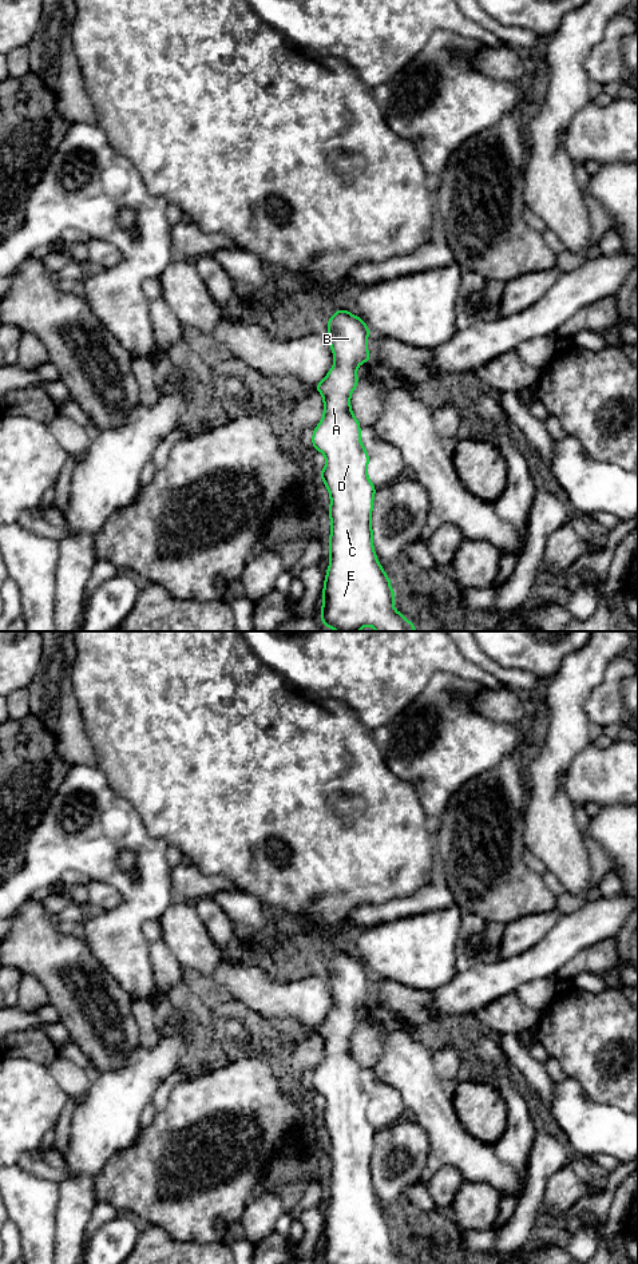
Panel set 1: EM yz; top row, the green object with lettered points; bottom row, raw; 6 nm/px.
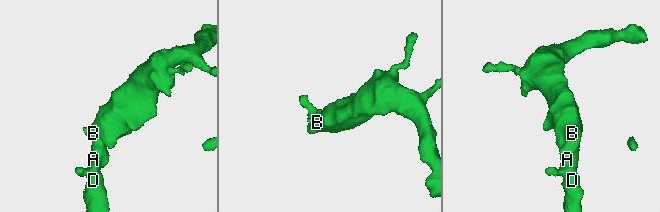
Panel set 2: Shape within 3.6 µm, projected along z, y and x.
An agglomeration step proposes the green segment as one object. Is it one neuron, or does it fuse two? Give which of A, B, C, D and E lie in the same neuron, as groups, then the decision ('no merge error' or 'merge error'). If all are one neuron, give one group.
groups A B C D E; no merge error

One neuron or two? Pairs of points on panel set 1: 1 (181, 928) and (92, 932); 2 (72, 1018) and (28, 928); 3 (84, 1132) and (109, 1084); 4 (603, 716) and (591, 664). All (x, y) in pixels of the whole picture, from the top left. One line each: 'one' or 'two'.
1: two
2: one
3: one
4: two

